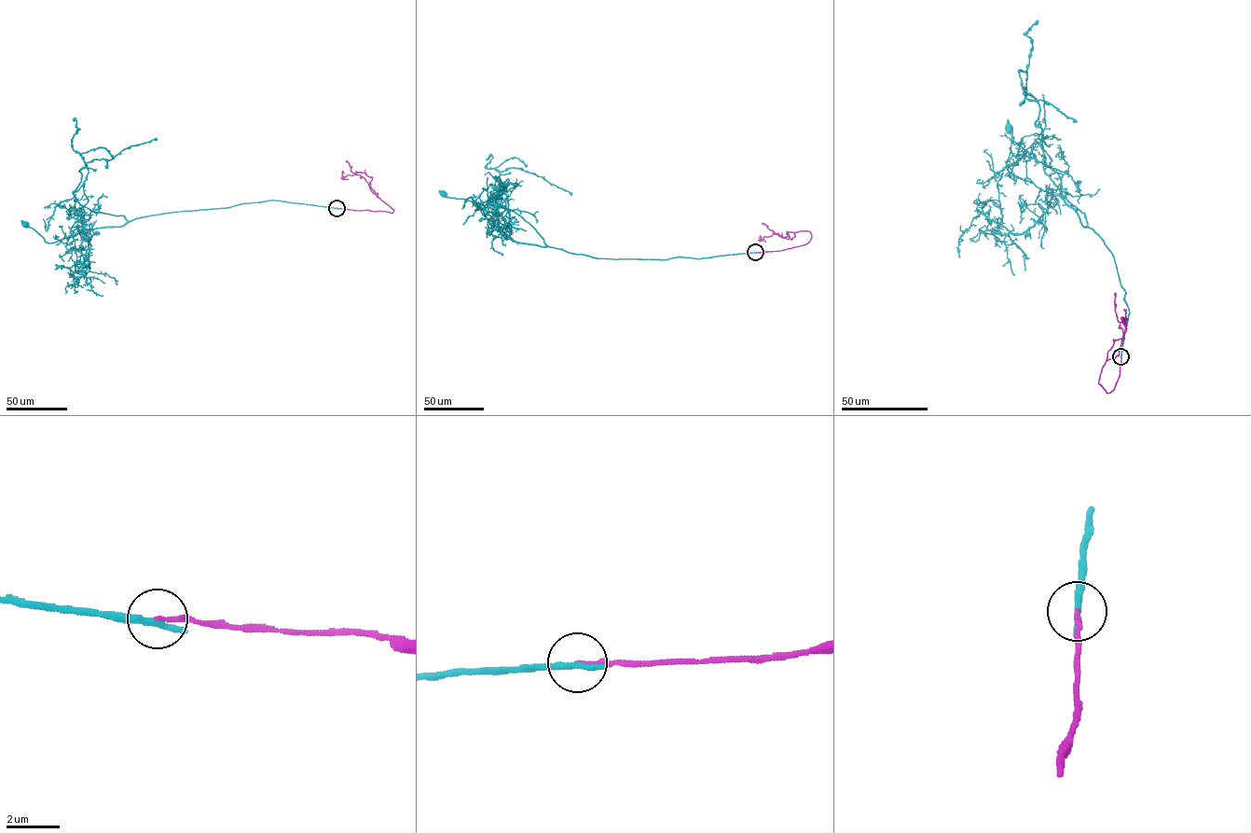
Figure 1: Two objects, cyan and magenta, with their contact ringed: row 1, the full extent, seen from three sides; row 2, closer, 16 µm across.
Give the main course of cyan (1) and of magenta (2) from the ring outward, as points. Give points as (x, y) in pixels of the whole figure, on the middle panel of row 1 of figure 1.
1: (755, 252), (700, 258), (597, 258), (515, 242), (501, 229), (492, 227), (472, 201), (446, 197), (443, 193)
2: (755, 252), (803, 245), (811, 234), (804, 230), (794, 233), (790, 239), (775, 233), (760, 241), (761, 237)

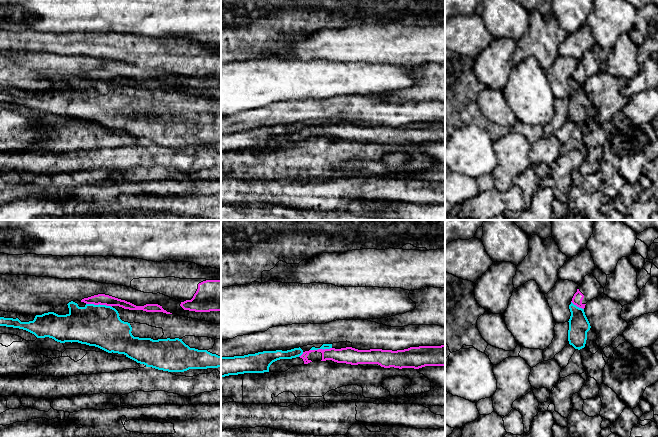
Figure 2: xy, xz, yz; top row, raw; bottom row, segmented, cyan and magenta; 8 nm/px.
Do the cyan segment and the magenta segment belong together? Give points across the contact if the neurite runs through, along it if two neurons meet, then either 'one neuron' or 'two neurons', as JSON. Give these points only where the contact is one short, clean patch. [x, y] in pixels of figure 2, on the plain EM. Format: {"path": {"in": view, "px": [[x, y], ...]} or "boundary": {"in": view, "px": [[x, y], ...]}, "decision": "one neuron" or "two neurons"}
{"boundary": {"in": "xy", "px": [[86, 79], [105, 80], [111, 83]]}, "decision": "two neurons"}

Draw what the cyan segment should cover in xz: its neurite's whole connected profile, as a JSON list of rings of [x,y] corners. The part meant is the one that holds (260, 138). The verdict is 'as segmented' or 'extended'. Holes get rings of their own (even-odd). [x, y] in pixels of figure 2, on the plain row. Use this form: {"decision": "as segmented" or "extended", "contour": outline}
{"decision": "extended", "contour": [[[339,118],[333,120],[313,120],[287,127],[263,127],[244,132],[221,133],[221,153],[238,151],[244,149],[269,148],[270,141],[280,135],[292,135],[301,132],[305,127],[318,125],[341,125],[351,123],[350,118]]]}

